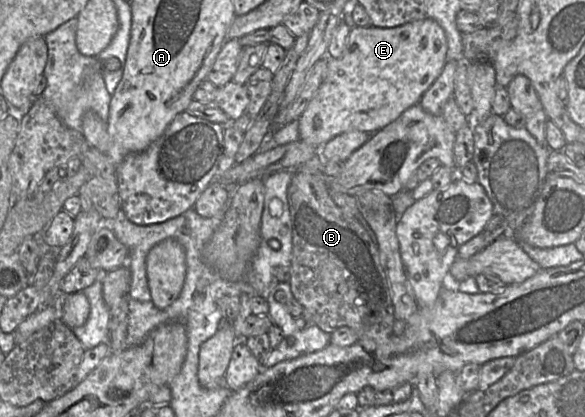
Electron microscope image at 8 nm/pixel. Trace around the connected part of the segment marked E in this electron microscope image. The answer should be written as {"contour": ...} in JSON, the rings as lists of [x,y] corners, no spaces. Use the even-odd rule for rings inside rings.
{"contour":[[[429,17],[393,28],[351,28],[342,57],[328,60],[324,79],[299,118],[300,139],[321,148],[337,135],[348,131],[376,133],[399,118],[409,107],[419,103],[422,95],[441,74],[447,62],[447,51],[444,29]]]}

